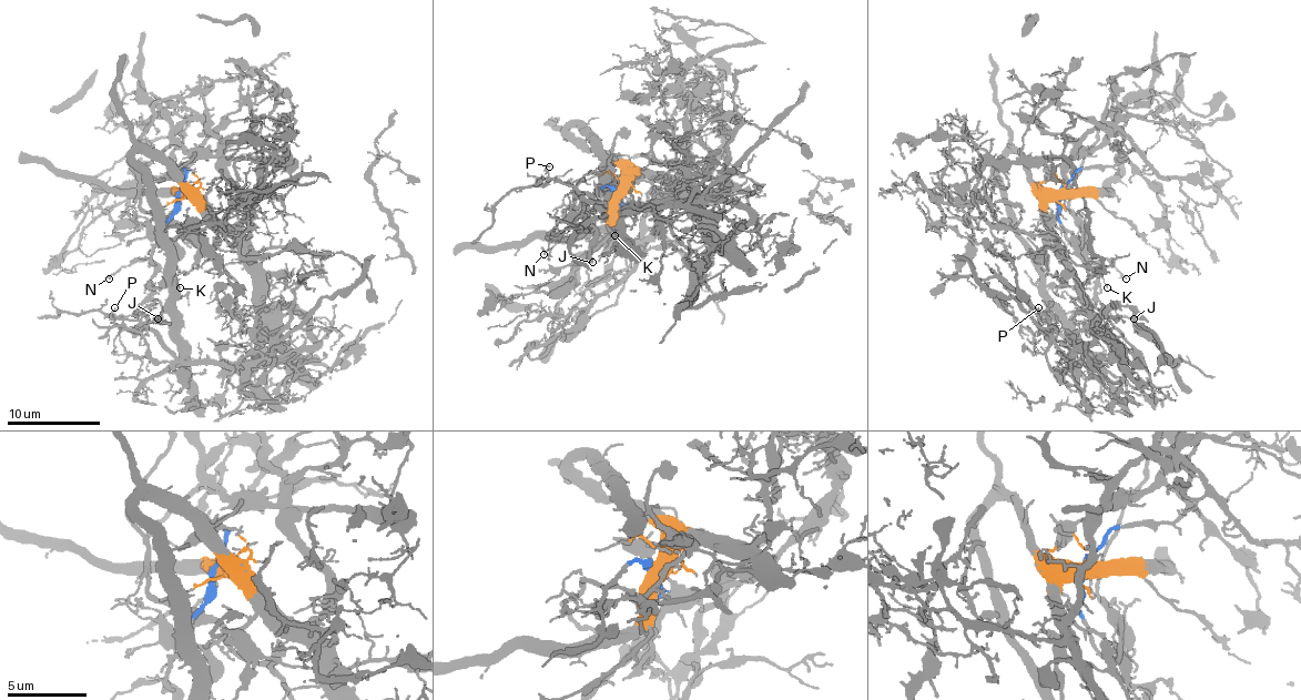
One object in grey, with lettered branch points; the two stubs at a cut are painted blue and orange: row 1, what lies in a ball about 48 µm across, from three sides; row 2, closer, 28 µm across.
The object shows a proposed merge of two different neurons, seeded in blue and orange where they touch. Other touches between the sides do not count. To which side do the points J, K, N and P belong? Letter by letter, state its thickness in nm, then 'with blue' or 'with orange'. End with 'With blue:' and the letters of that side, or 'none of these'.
J: 200 nm thick; with blue
K: 100 nm thick; with orange
N: 140 nm thick; with blue
P: 110 nm thick; with blue
With blue: J, N, P

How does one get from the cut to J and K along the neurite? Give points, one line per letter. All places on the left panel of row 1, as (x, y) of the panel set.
J: (180, 193), (172, 219), (153, 249), (151, 288), (161, 305), (159, 318)
K: (180, 193), (197, 204), (203, 219), (176, 240), (176, 263), (172, 272), (180, 288)

